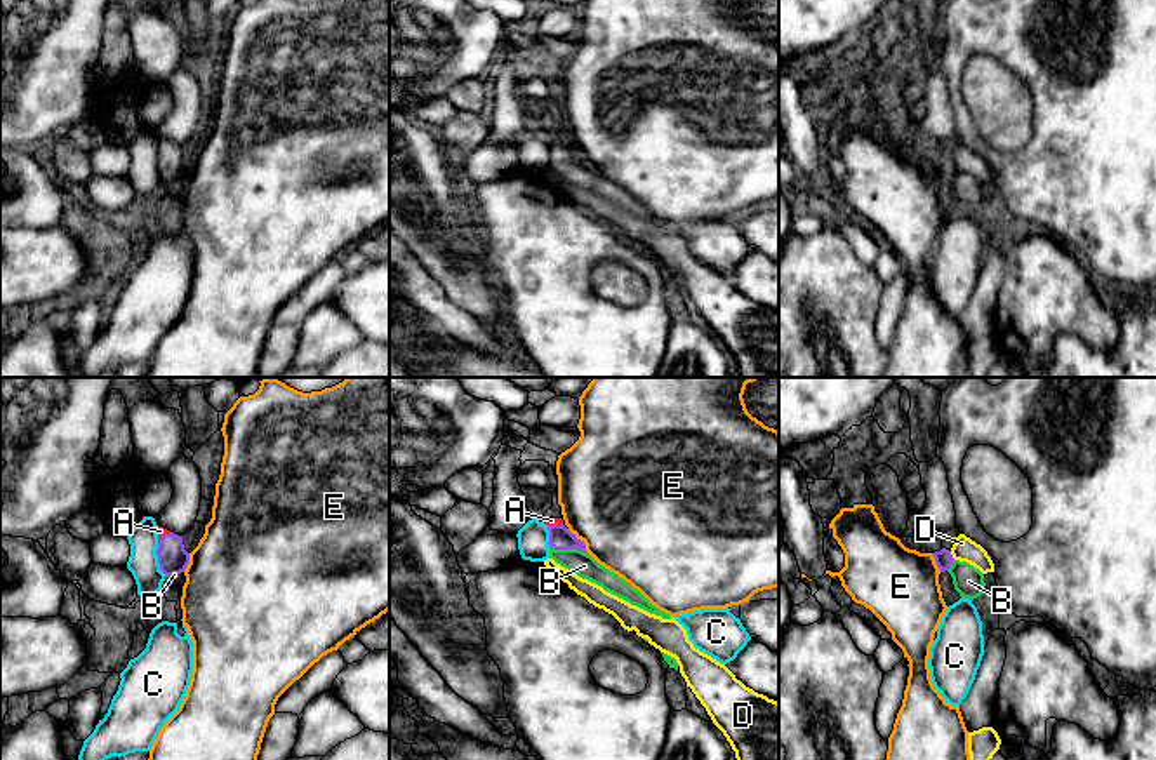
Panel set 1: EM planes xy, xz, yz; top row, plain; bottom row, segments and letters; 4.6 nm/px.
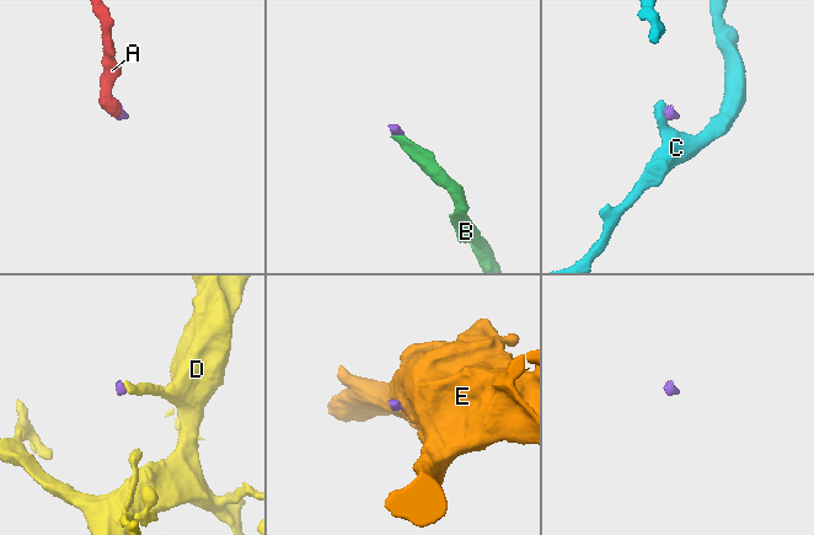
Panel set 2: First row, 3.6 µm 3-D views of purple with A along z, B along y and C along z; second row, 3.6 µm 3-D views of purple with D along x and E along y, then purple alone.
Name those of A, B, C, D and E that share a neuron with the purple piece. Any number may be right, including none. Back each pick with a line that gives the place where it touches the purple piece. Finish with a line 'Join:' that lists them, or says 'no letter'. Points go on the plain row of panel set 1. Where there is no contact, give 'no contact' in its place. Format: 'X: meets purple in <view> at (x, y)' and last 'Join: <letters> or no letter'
A: meets purple in xy at (162, 146)
B: meets purple in xz at (569, 159)
Join: A, B

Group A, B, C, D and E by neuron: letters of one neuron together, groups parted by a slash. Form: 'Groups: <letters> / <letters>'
Groups: A B / C / D / E

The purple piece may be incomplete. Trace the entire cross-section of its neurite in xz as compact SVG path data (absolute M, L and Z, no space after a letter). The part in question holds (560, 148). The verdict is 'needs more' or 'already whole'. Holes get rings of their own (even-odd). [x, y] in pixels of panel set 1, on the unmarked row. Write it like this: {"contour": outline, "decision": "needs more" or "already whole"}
{"contour": "M549 129L546 132L549 141L549 169L561 177L588 190L605 202L636 216L650 224L671 230L669 224L652 216L638 200L626 193L617 184L600 176L588 162L584 151L577 150L565 136L561 129Z", "decision": "needs more"}

